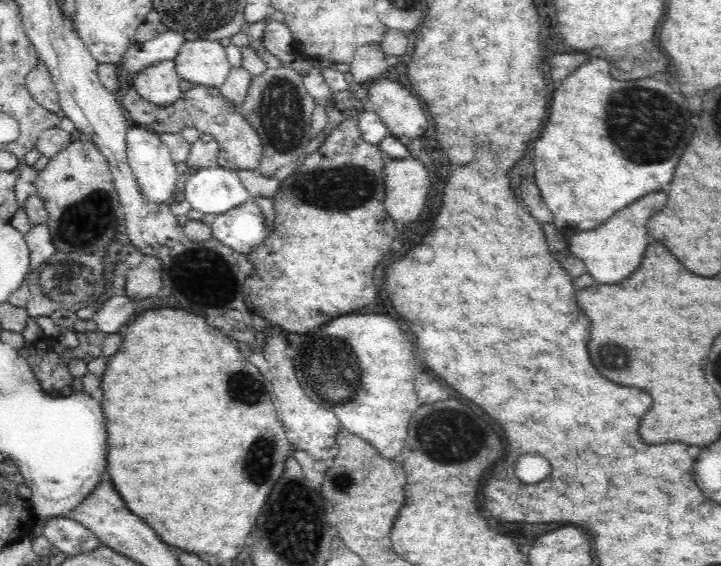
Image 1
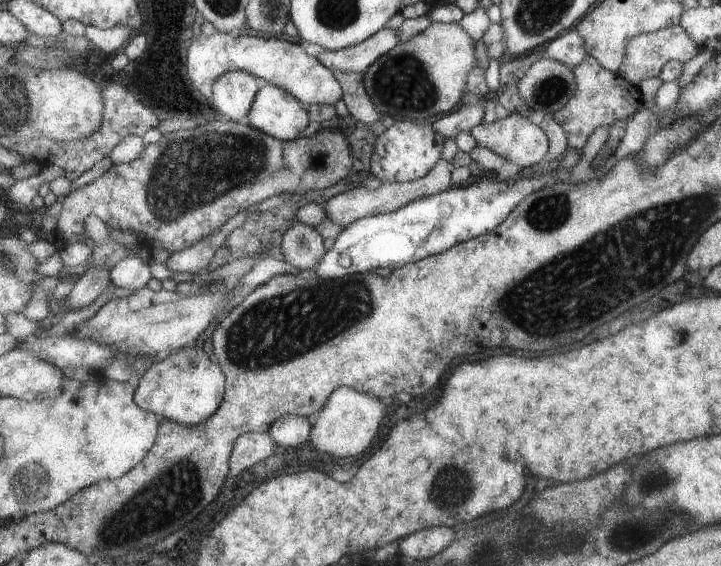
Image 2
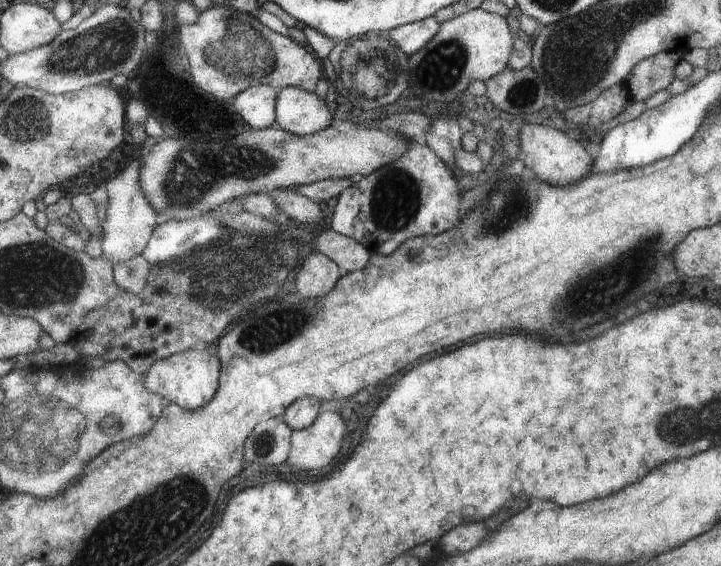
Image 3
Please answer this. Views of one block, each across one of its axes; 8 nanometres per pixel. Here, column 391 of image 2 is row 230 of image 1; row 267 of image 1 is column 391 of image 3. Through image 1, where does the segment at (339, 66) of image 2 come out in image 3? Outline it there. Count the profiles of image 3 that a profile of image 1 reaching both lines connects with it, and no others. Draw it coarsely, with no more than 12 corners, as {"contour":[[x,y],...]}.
{"contour":[[433,16],[389,31],[406,55],[421,50],[439,32]]}

